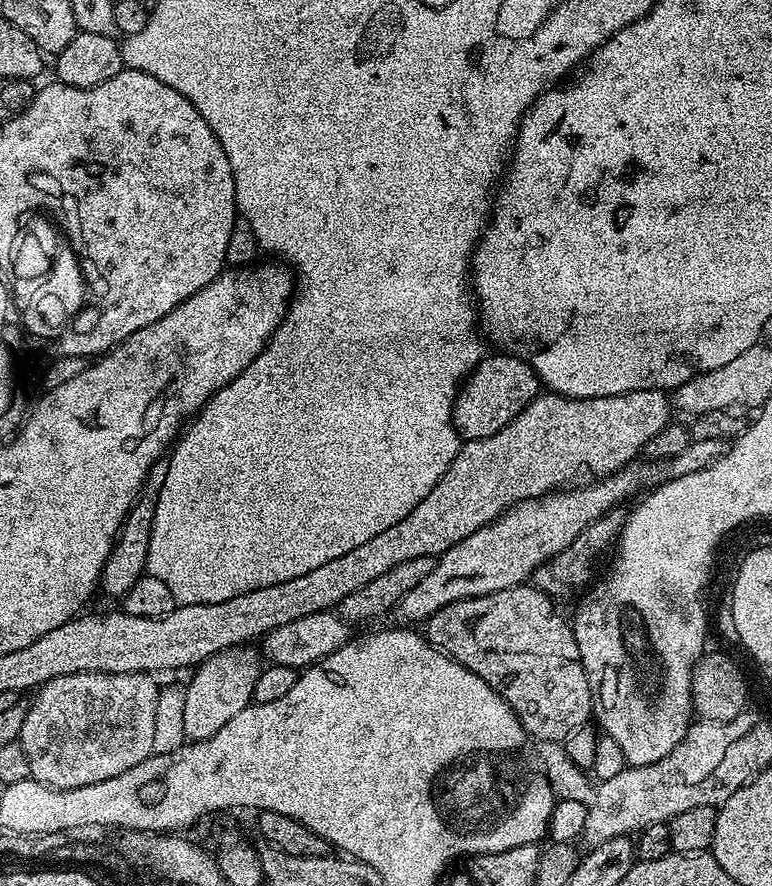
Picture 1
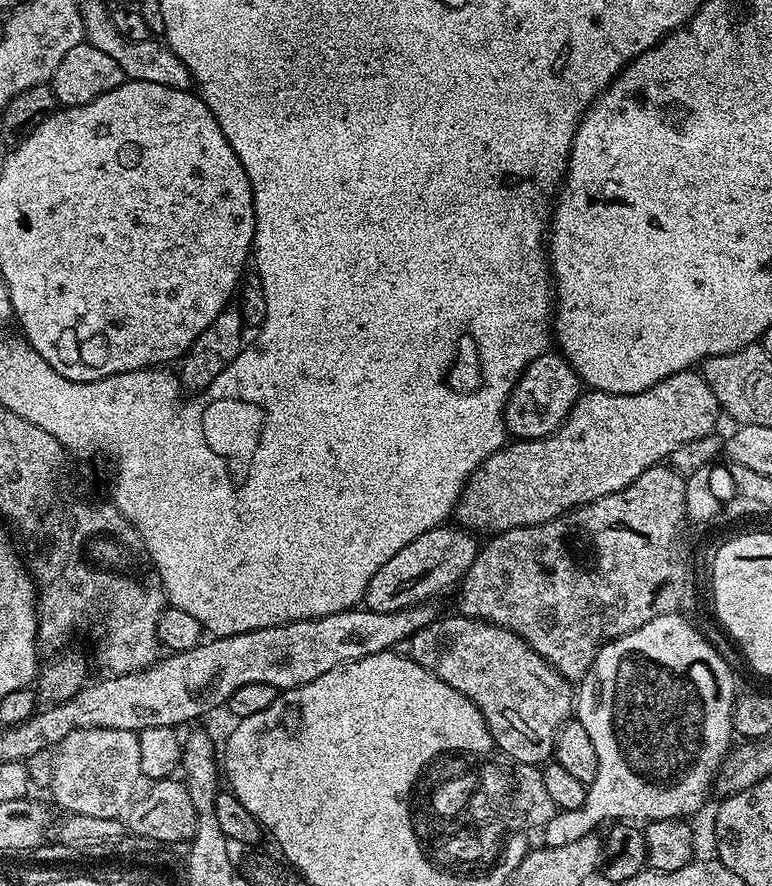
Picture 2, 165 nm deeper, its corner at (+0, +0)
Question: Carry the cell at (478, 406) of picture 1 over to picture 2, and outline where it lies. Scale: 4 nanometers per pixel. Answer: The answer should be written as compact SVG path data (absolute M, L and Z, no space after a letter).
M556 350L544 352L524 367L506 402L504 426L507 435L518 440L537 440L549 436L564 423L581 394L581 378L568 359Z

